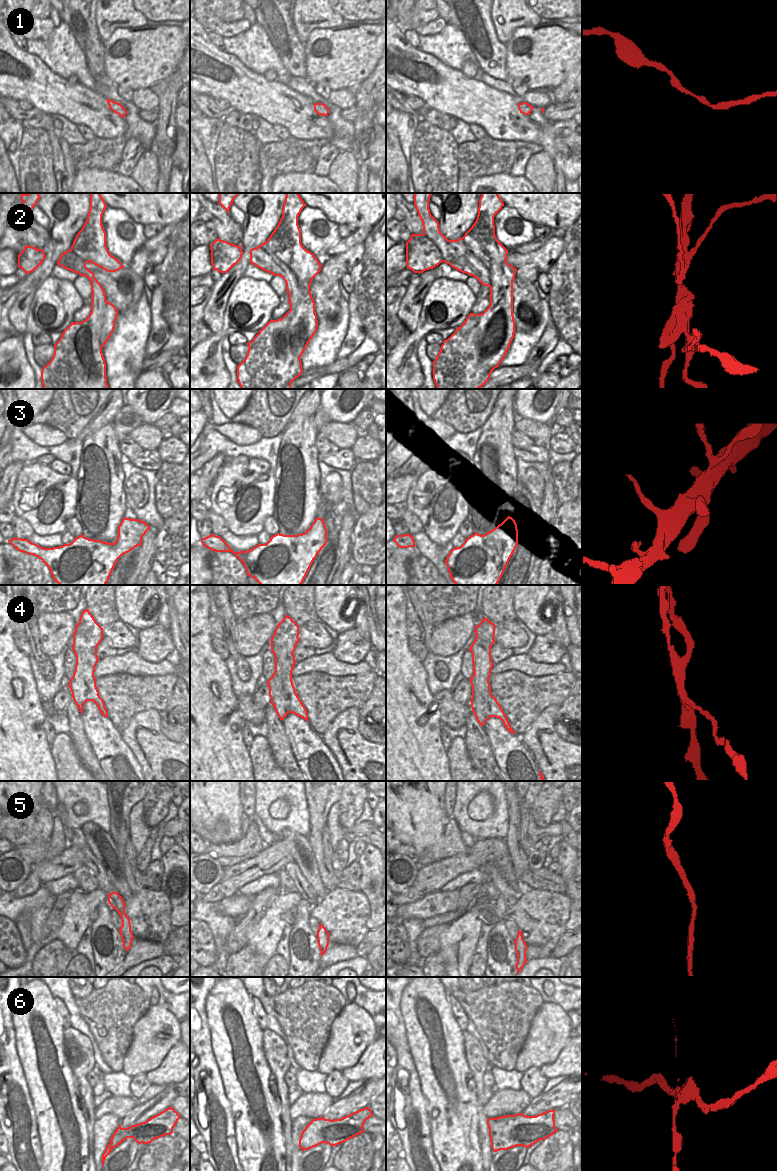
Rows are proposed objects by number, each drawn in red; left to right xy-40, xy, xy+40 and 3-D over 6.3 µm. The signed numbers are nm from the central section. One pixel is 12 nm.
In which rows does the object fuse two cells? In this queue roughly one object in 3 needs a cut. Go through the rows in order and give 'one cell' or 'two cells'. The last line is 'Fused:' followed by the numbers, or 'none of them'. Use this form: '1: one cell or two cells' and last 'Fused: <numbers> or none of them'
1: one cell
2: two cells
3: one cell
4: two cells
5: one cell
6: two cells
Fused: 2, 4, 6

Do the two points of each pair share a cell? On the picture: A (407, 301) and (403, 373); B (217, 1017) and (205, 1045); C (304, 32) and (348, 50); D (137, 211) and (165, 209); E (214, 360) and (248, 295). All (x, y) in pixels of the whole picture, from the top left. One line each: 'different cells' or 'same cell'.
A: different cells
B: different cells
C: different cells
D: same cell
E: same cell

